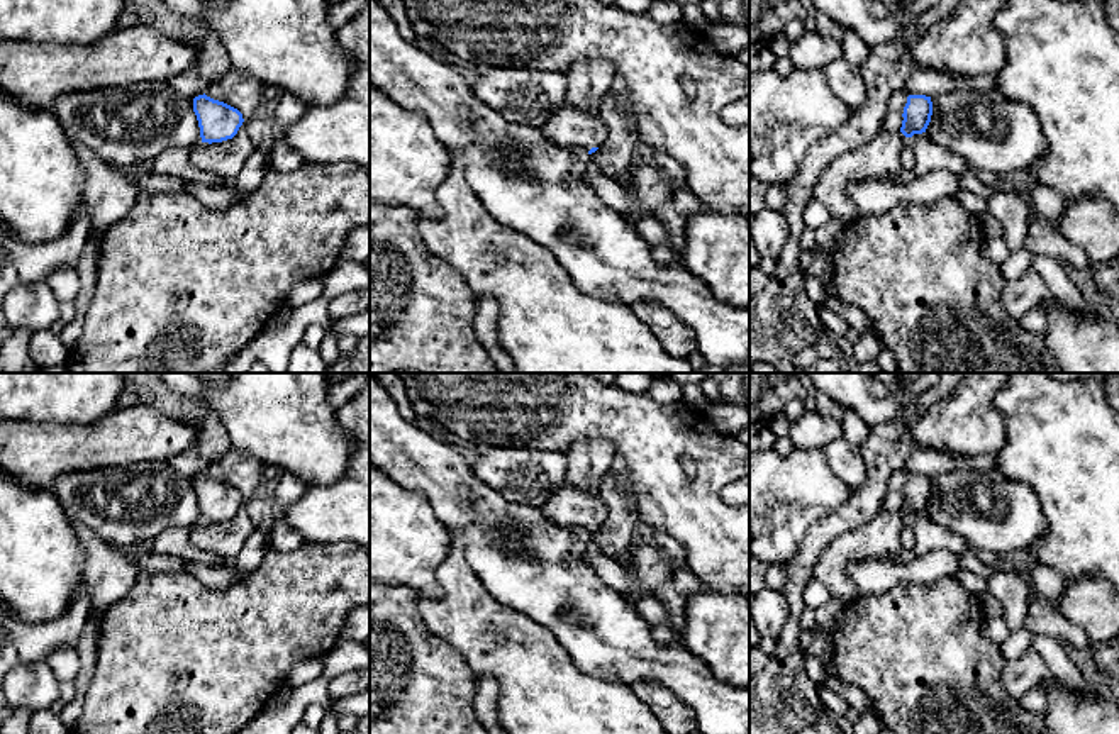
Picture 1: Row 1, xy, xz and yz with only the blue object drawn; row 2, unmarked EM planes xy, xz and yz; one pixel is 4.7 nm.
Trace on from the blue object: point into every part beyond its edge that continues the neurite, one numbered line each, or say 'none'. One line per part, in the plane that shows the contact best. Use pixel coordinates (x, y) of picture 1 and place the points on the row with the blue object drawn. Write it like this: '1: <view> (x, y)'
1: xz (580, 129)

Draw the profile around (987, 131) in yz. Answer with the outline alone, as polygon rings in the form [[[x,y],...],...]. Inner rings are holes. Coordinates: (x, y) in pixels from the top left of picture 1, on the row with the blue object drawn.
[[[953,90],[931,97],[932,115],[927,129],[922,134],[914,134],[907,141],[916,141],[922,136],[944,146],[951,153],[958,154],[968,166],[983,171],[1029,171],[1029,168],[1048,153],[1048,144],[1039,129],[1034,112],[1017,102],[1007,100],[997,90]]]

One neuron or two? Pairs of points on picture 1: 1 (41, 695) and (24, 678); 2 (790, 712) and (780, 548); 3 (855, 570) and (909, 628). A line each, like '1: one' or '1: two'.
1: one
2: two
3: two

